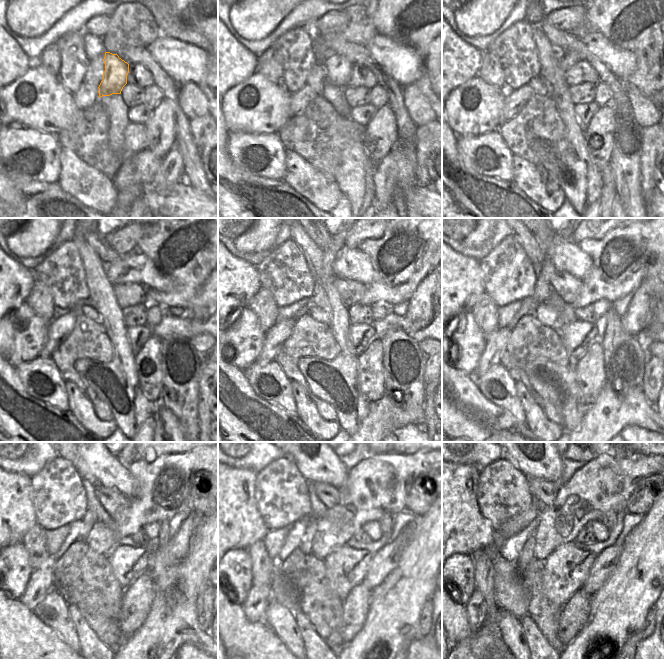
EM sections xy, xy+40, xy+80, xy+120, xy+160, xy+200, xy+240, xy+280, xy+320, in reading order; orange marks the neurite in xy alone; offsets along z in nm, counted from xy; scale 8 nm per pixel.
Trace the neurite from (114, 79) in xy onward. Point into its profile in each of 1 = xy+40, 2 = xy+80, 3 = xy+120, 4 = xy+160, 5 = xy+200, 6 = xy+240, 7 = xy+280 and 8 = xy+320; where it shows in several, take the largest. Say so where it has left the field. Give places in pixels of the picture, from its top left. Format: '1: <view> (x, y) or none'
1: xy+40 (338, 68)
2: xy+80 (565, 58)
3: xy+120 (120, 271)
4: xy+160 (343, 267)
5: xy+200 (558, 252)
6: xy+240 (96, 464)
7: xy+280 (317, 462)
8: xy+320 (545, 462)

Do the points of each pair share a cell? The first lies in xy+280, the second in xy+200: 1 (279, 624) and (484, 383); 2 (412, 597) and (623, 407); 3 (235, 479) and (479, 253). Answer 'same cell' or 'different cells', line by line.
1: same cell
2: same cell
3: different cells

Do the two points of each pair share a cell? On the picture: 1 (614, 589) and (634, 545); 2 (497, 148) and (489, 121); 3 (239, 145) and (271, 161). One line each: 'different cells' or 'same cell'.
1: same cell
2: different cells
3: same cell

